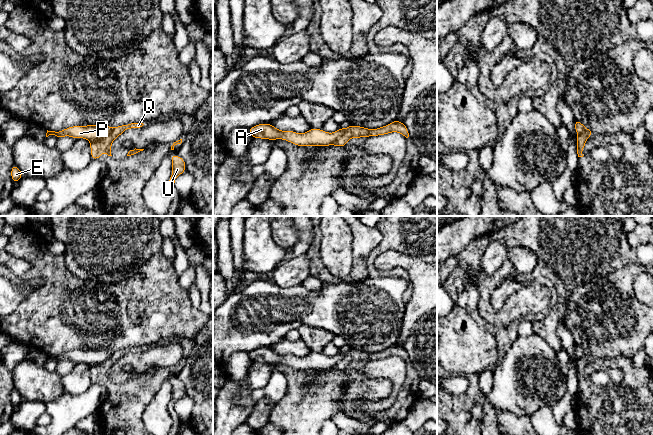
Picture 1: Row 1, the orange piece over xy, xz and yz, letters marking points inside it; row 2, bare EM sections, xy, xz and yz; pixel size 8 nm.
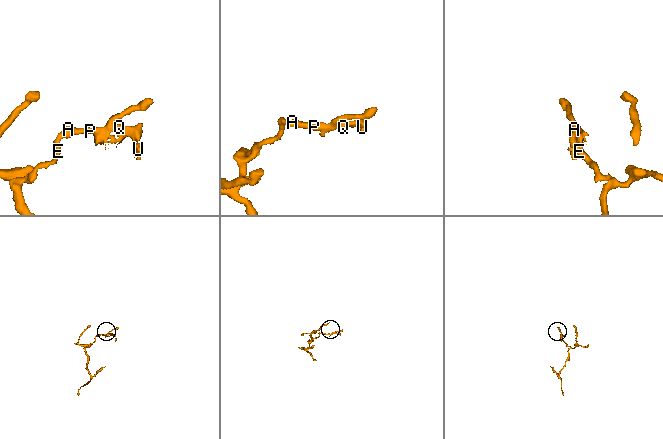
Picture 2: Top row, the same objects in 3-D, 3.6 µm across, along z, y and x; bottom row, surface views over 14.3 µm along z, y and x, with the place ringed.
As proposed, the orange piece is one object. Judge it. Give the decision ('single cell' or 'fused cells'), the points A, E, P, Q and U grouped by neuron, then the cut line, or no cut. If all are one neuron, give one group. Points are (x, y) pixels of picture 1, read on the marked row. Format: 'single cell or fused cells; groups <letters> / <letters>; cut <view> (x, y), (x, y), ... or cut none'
fused cells; groups A E P / Q U; cut xy (113, 128), (103, 137), (90, 141)

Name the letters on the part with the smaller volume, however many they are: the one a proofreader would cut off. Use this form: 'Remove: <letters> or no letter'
Remove: Q, U

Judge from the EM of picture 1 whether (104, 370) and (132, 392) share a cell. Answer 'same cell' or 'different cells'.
same cell

